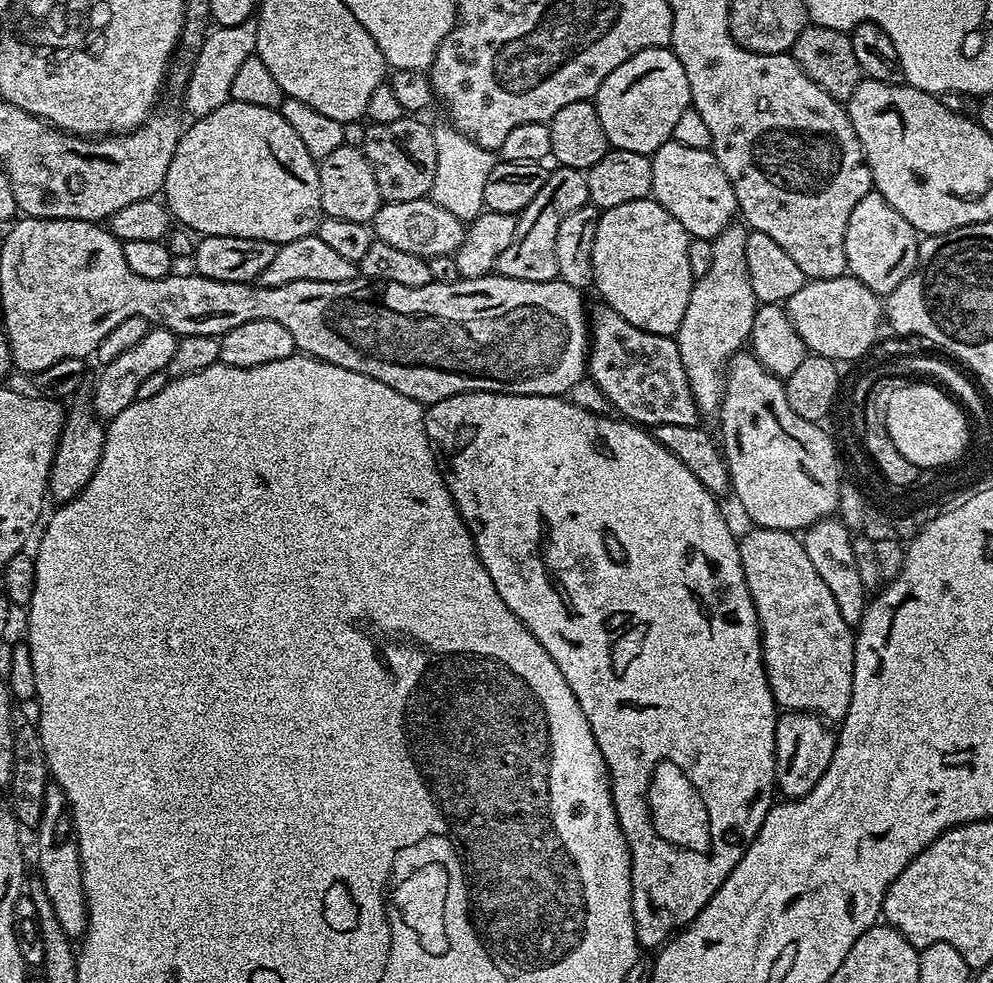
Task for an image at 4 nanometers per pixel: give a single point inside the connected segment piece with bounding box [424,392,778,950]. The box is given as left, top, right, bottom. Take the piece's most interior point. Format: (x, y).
(614, 556)

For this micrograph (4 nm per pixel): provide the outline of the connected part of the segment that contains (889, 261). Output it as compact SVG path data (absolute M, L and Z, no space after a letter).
M871 191L854 206L850 222L846 222L846 262L848 272L858 282L862 282L877 296L886 298L916 268L921 237L914 226L882 198L878 191Z

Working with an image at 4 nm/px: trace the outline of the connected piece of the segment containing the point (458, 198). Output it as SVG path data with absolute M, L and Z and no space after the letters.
M454 126L447 127L435 129L434 146L438 150L438 170L434 170L434 186L430 198L442 206L442 210L450 210L450 214L460 220L471 222L485 211L482 193L486 187L486 178L490 178L490 170L494 170L498 160L493 149L478 146Z

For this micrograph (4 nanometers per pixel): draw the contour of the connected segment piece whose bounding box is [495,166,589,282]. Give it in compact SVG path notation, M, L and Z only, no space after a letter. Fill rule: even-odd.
M553 167L546 178L546 186L534 194L534 202L519 213L514 230L514 242L506 246L495 266L495 271L506 278L518 278L522 282L546 282L558 277L558 258L554 254L554 238L558 238L558 226L566 214L589 203L588 177L579 168Z

